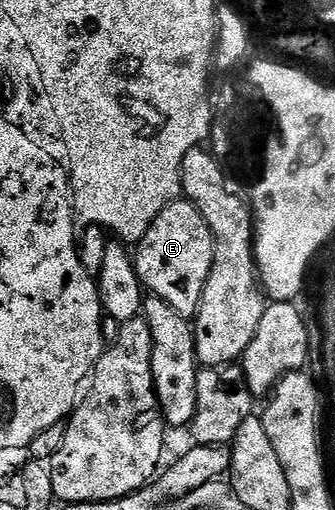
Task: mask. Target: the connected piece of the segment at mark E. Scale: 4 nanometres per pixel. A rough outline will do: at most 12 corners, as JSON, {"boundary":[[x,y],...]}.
{"boundary":[[180,199],[137,242],[135,273],[186,319],[213,267],[213,231]]}

